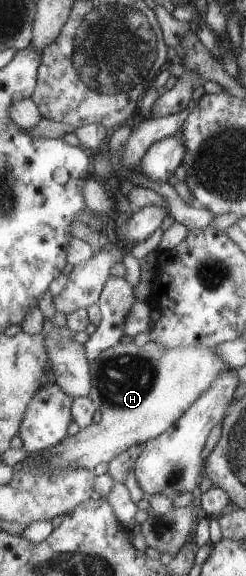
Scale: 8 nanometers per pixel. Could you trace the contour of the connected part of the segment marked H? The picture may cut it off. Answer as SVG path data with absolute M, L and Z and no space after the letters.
M146 342L142 346L130 343L116 343L106 348L97 359L88 364L90 380L93 388L91 392L100 398L98 411L100 419L98 423L90 423L85 428L79 429L74 435L64 436L58 443L61 447L52 446L53 457L49 457L49 463L54 466L84 466L86 469L94 468L101 461L108 462L116 454L132 447L132 445L144 444L148 439L153 439L172 427L183 413L186 413L190 404L201 395L202 392L217 380L221 373L229 372L229 367L222 361L212 348L206 346L176 346L166 348L163 345Z

